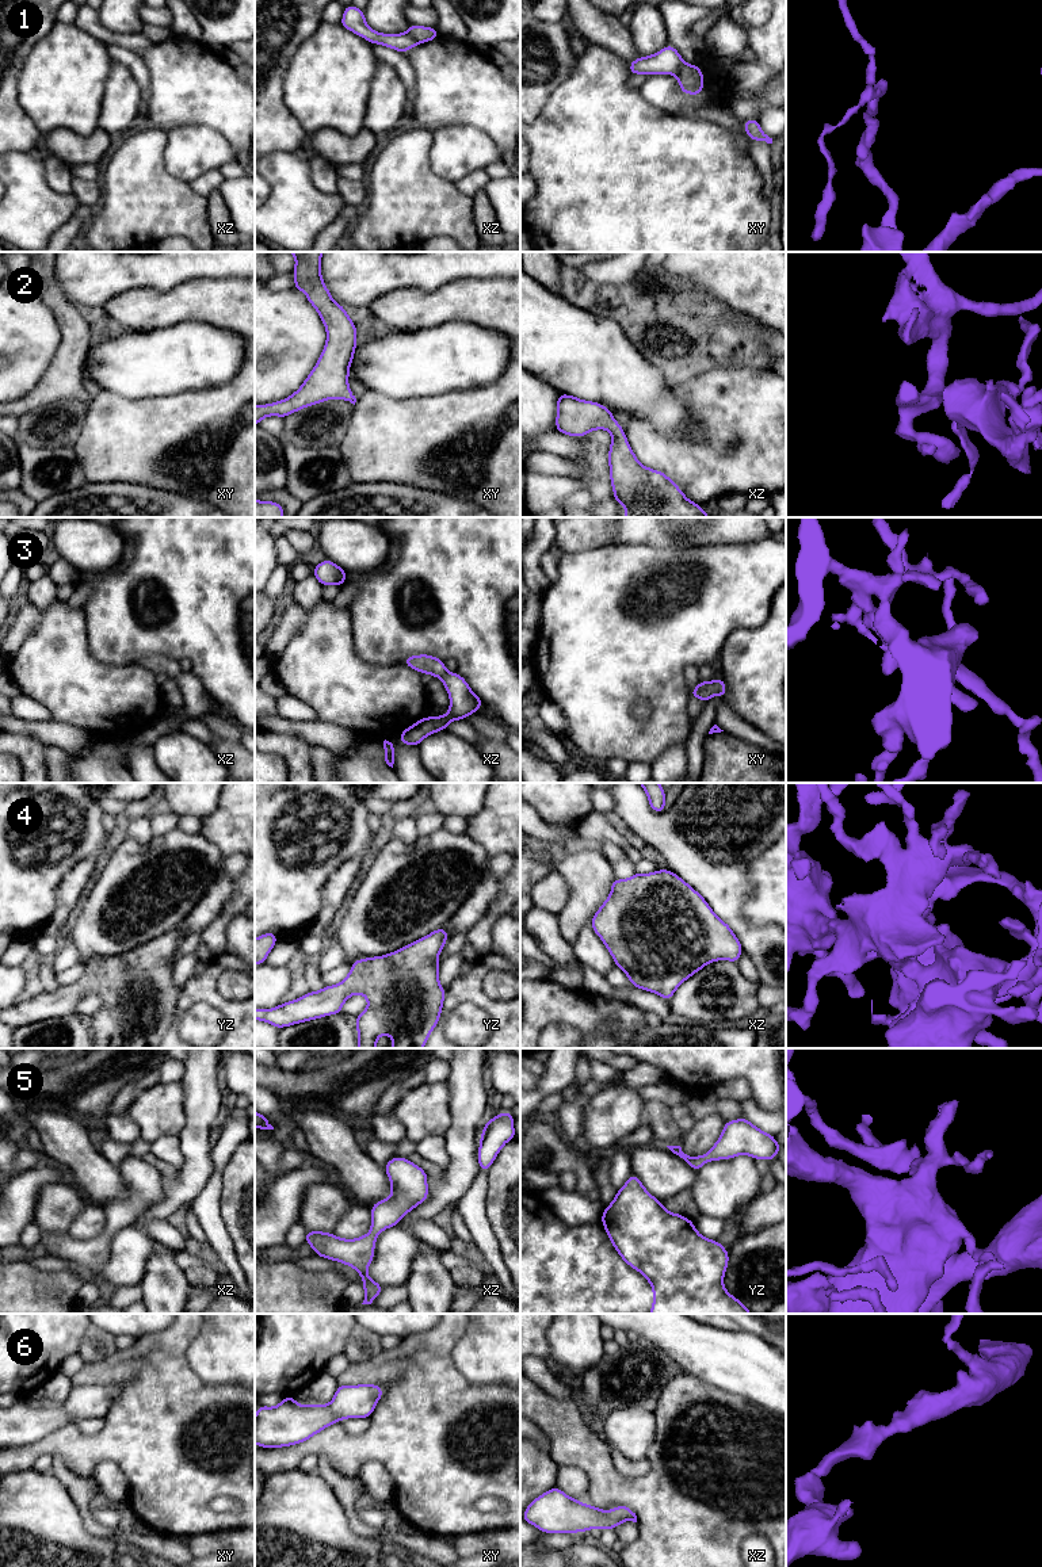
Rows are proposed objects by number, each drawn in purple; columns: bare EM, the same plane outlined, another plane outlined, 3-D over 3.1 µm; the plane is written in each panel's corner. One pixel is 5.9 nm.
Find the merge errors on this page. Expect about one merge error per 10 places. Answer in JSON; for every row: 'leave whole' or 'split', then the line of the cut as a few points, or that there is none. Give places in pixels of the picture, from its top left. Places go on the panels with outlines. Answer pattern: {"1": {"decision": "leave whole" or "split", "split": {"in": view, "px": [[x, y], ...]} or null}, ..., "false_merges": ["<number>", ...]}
{"1": {"decision": "split", "split": {"in": "xy", "px": [[684, 62], [675, 75]]}}, "2": {"decision": "leave whole", "split": null}, "3": {"decision": "leave whole", "split": null}, "4": {"decision": "leave whole", "split": null}, "5": {"decision": "leave whole", "split": null}, "6": {"decision": "leave whole", "split": null}, "false_merges": ["1"]}

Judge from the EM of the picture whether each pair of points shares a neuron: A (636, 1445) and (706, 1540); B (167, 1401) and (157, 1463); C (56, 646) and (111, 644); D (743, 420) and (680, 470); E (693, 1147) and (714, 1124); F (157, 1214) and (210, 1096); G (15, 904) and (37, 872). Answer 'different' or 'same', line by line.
A: different
B: same
C: different
D: same
E: same
F: same
G: same

